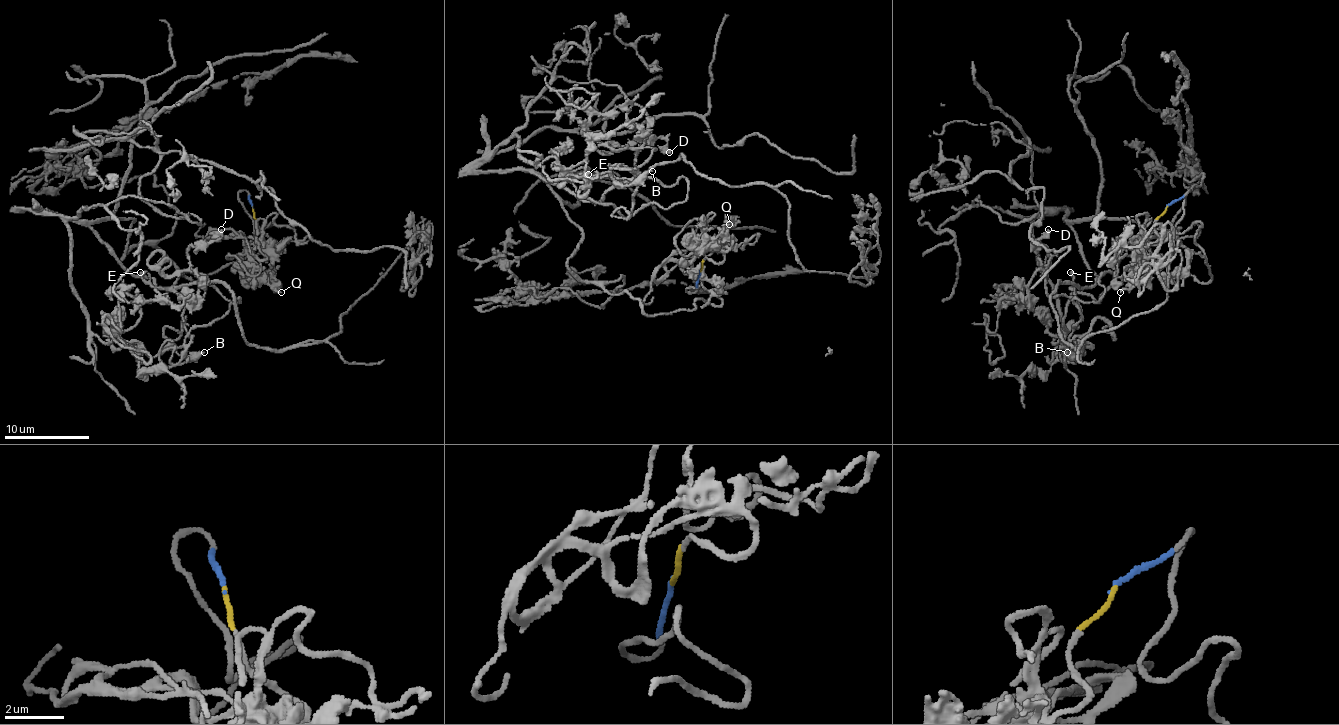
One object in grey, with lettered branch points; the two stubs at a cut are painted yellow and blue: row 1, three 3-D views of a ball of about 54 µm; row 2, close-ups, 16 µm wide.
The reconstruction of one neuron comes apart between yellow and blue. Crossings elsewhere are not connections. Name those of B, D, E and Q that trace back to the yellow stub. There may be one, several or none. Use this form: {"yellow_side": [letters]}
{"yellow_side": ["Q"]}

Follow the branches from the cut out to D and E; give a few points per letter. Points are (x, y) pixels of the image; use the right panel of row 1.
D: (1168, 205), (1206, 282), (1080, 218), (1097, 278), (1052, 297), (1048, 229)
E: (1168, 205), (1189, 190), (1174, 229), (1202, 224), (1206, 282), (1114, 218), (1080, 218), (1097, 278), (1069, 271)

